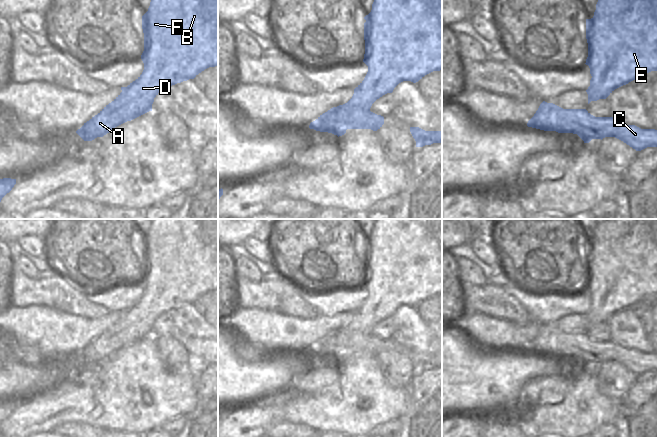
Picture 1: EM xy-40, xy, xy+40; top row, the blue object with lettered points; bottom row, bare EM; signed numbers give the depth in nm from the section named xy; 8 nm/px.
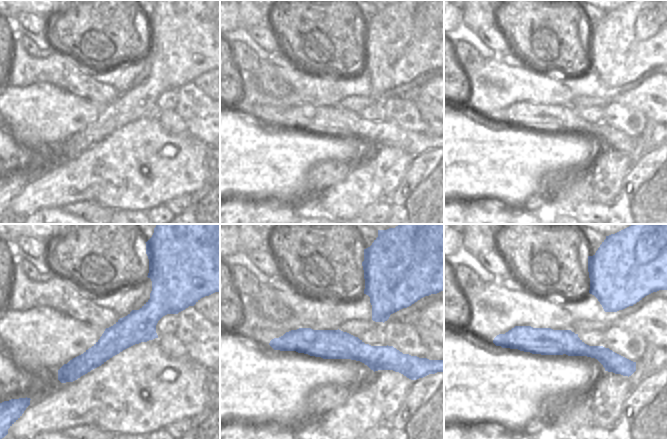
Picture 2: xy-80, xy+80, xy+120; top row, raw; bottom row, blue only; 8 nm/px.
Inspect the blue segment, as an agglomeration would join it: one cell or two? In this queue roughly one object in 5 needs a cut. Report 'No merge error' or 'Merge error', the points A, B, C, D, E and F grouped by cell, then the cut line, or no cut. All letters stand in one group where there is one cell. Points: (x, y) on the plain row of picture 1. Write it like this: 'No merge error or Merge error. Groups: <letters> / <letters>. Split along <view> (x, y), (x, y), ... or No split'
Merge error. Groups: A B D E F / C. Split along xy (369, 334), (355, 333), (348, 346), (342, 348), (335, 358)

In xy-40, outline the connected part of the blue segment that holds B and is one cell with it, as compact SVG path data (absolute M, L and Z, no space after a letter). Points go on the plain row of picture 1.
M152 219L148 235L142 240L142 253L144 257L142 298L127 311L121 311L122 316L111 327L76 355L84 365L103 361L115 351L152 335L154 322L163 313L194 303L205 293L218 289L218 219Z

